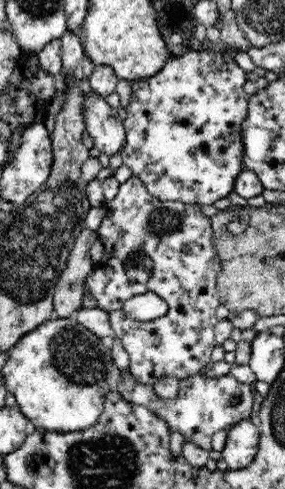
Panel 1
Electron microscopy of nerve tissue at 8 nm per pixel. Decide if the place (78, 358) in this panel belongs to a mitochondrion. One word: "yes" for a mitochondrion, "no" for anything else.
yes

